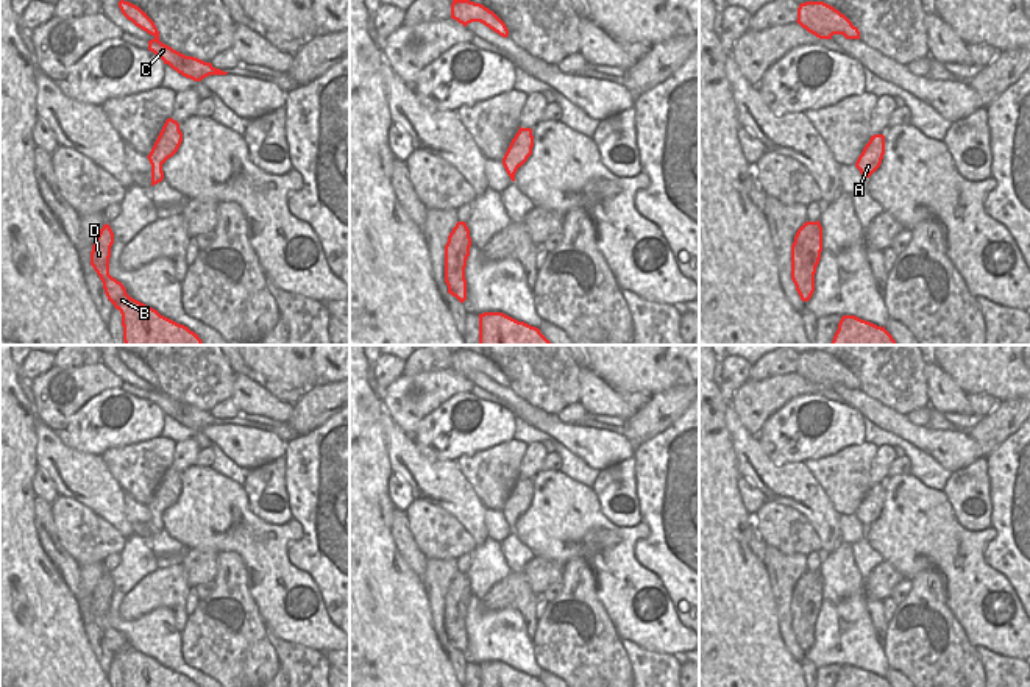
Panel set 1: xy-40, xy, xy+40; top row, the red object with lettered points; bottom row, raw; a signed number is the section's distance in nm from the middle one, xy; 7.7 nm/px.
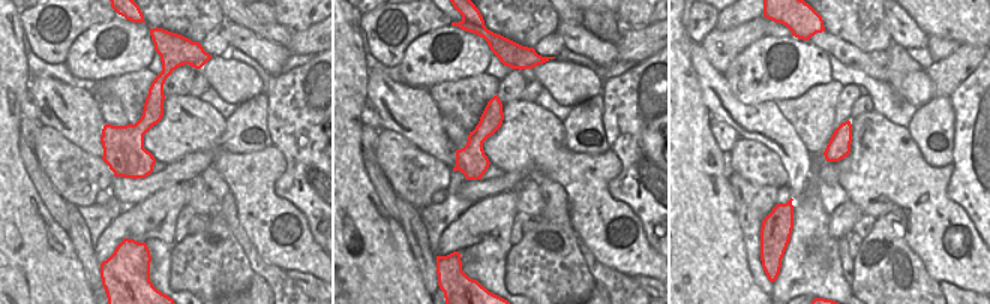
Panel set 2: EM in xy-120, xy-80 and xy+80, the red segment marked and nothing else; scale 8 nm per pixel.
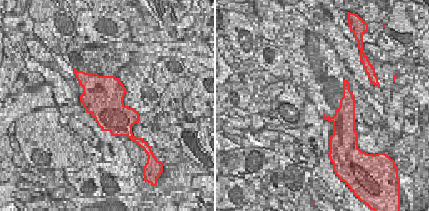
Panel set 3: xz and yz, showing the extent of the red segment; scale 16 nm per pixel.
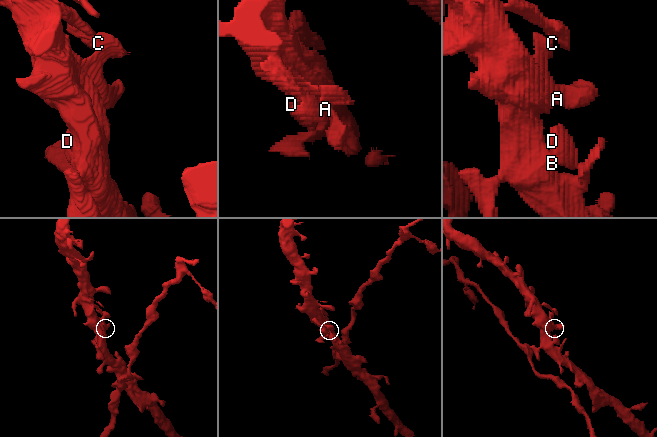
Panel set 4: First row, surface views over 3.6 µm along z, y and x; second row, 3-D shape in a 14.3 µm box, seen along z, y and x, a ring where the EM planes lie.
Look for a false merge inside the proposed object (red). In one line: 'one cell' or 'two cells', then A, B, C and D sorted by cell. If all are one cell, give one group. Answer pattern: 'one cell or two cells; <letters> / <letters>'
one cell; A B C D

